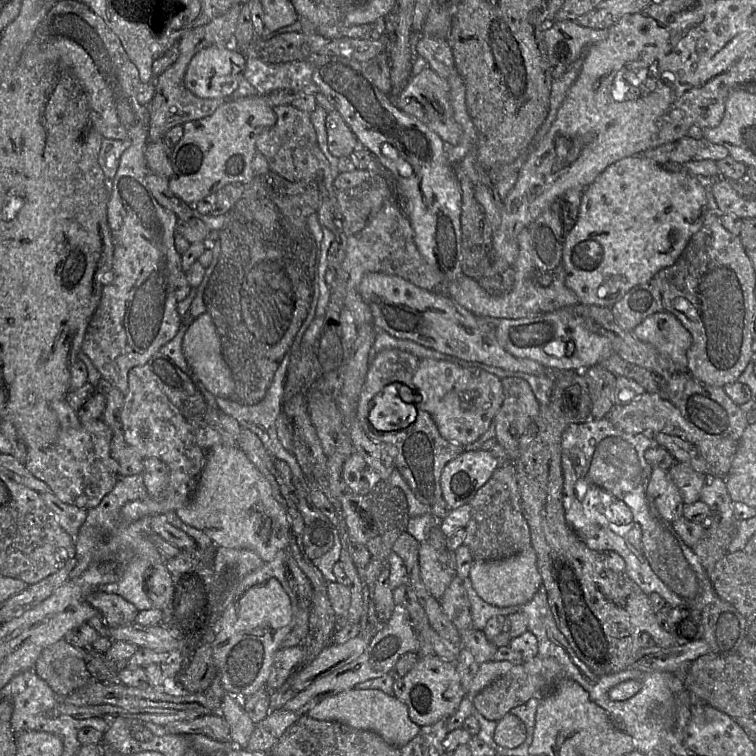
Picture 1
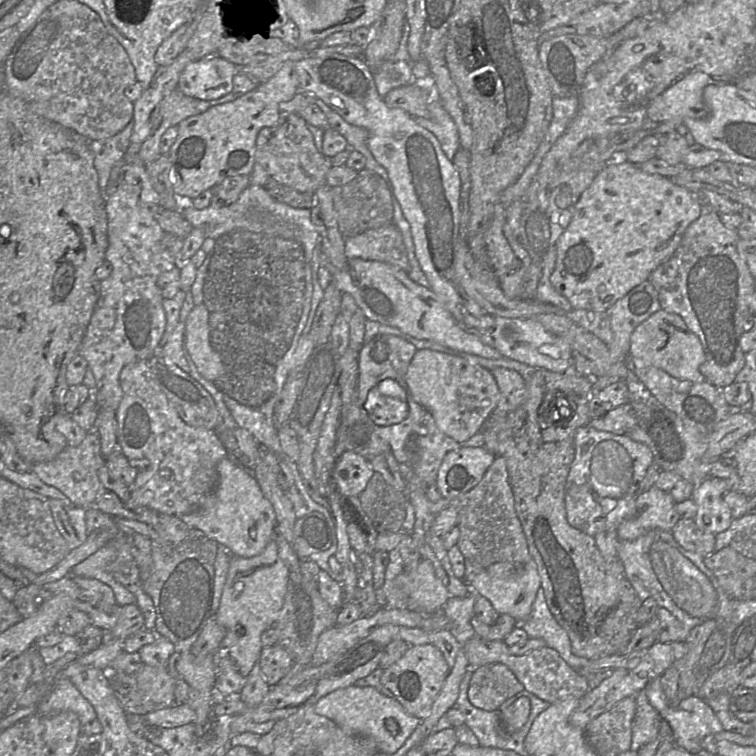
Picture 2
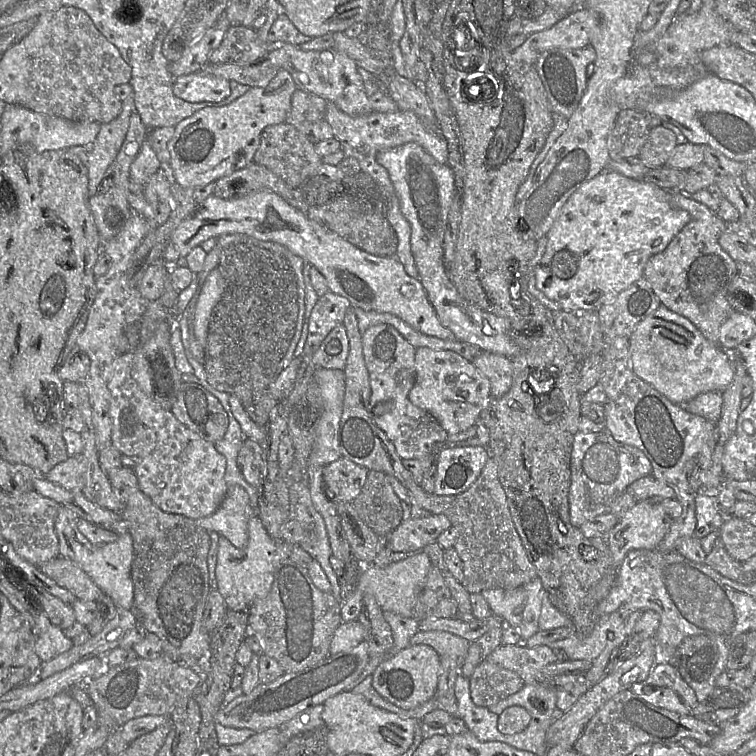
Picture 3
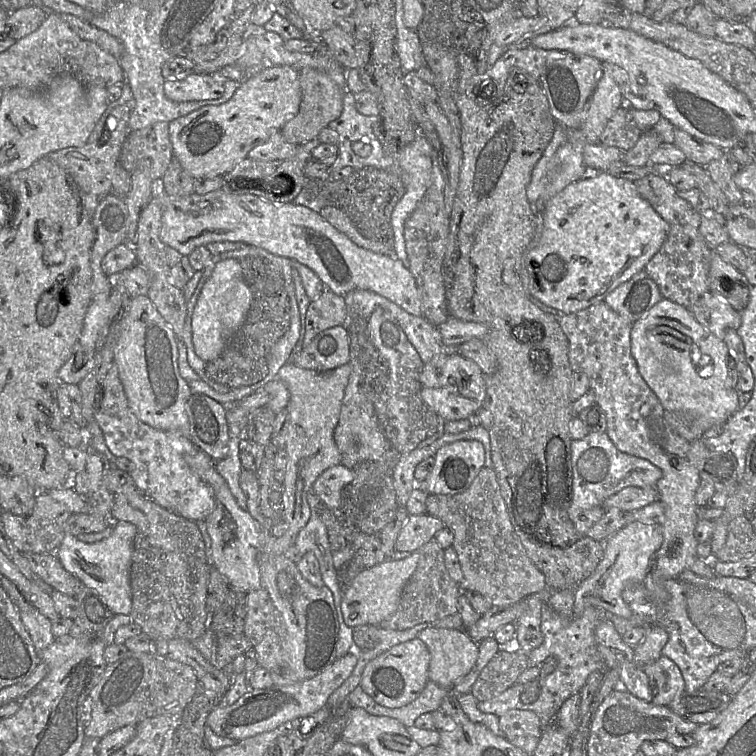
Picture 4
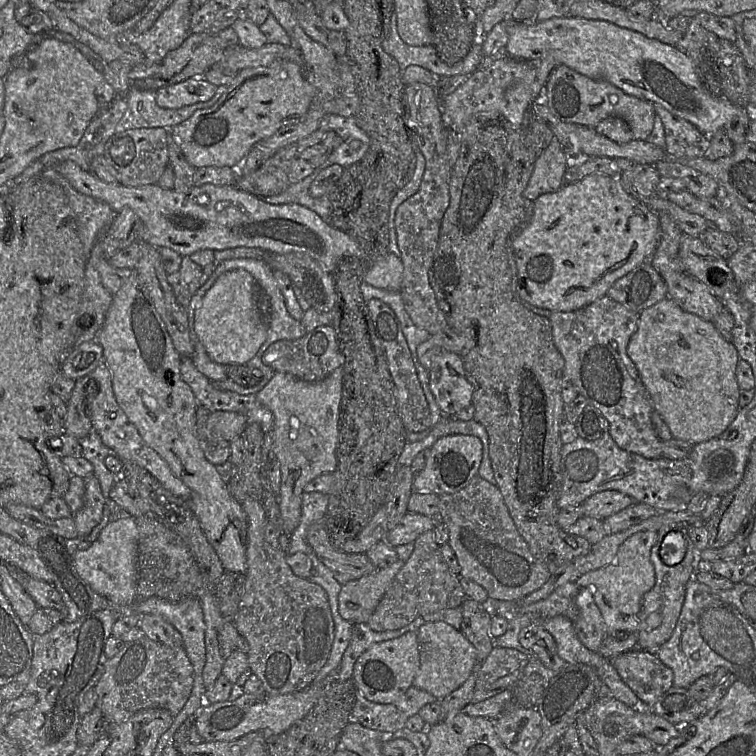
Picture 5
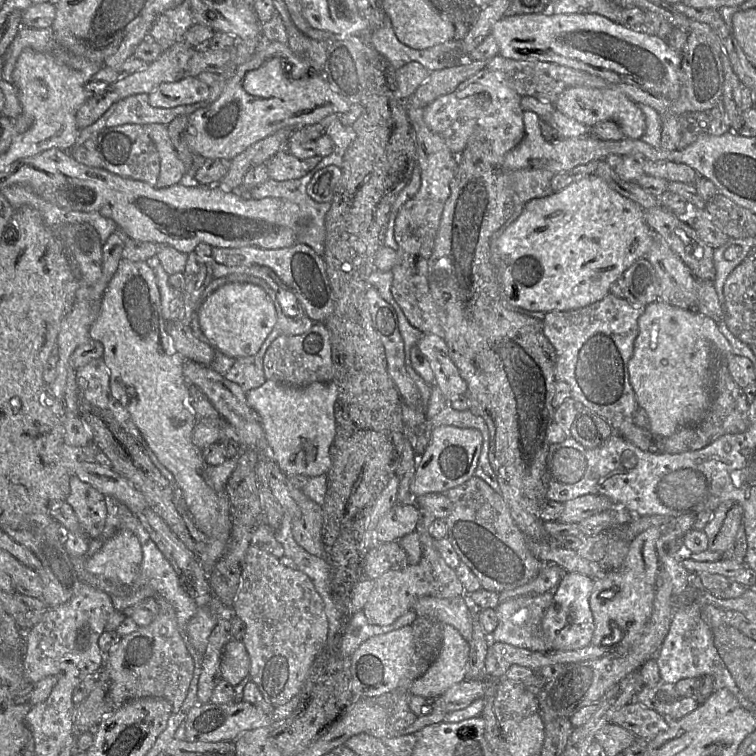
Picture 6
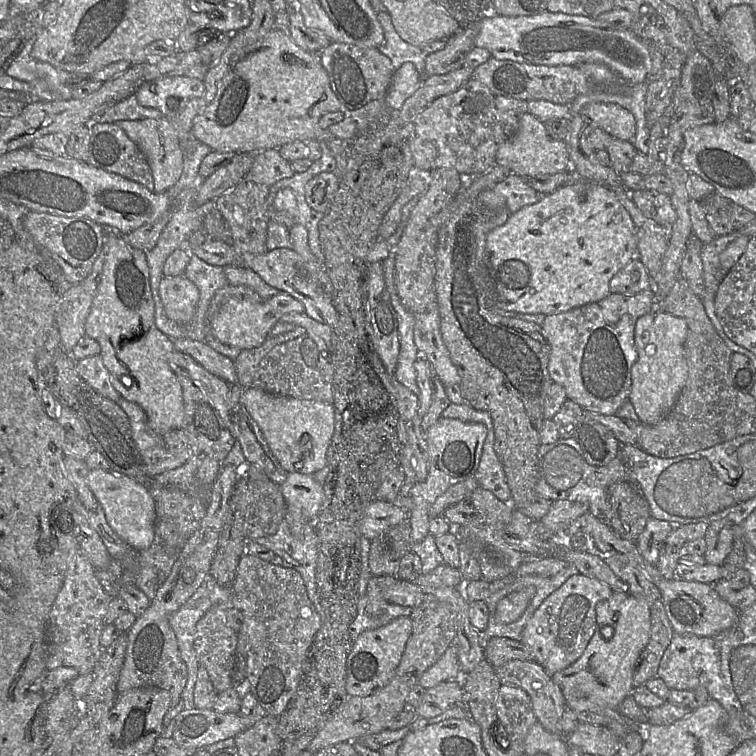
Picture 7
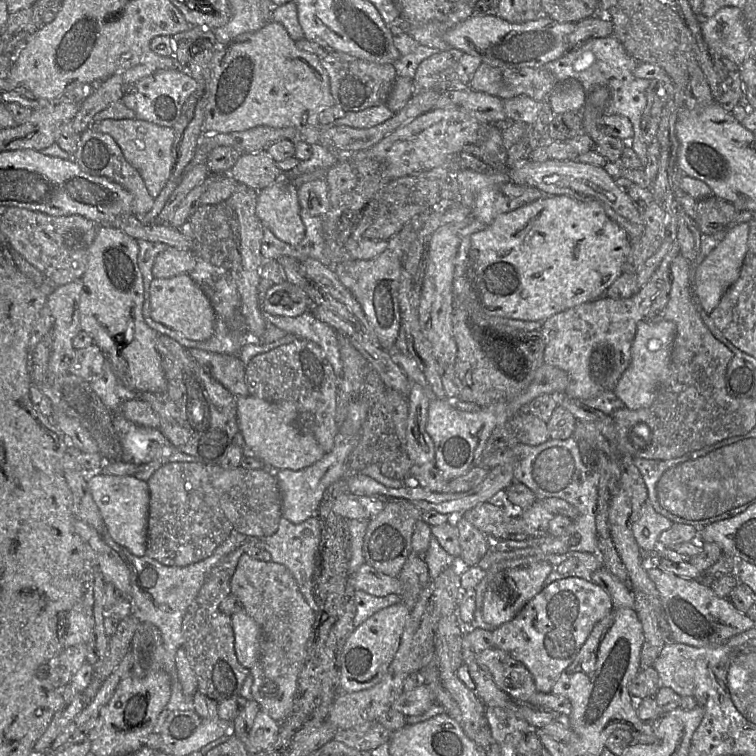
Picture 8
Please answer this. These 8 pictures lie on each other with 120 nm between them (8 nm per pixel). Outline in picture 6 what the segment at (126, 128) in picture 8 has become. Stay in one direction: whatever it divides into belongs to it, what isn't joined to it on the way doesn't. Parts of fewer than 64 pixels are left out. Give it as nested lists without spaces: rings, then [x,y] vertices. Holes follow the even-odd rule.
[[[152,123],[143,125],[154,142],[160,156],[160,173],[156,187],[165,188],[181,183],[186,173],[186,166],[180,160],[164,124]]]

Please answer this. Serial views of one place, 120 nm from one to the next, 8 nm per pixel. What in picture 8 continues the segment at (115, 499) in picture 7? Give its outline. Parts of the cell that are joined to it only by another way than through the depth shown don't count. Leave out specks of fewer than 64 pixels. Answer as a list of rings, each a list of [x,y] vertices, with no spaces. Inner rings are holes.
[[[102,473],[87,474],[87,482],[111,538],[133,555],[146,555],[147,524],[150,493],[147,482],[134,476],[114,476]]]

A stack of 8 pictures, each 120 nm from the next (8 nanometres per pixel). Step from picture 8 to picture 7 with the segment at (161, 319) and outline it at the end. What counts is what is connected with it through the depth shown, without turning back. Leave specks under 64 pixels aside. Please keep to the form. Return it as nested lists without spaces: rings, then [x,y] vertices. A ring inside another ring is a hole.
[[[183,275],[164,276],[159,296],[166,316],[180,325],[192,321],[200,294],[197,286]]]

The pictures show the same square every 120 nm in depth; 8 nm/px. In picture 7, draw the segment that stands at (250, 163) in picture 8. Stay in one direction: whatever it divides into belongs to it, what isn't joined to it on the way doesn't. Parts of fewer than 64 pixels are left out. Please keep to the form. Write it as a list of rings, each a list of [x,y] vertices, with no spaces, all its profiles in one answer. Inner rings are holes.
[[[276,148],[266,149],[256,154],[254,163],[245,177],[268,186],[295,174],[291,162],[284,159]]]

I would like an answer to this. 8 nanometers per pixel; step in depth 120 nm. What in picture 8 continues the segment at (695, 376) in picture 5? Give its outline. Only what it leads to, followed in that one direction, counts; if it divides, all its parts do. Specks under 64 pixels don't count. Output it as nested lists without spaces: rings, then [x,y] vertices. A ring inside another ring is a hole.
[[[642,320],[638,323],[636,331],[631,348],[630,365],[613,390],[625,407],[631,410],[647,408],[655,400],[661,383],[668,376],[677,328],[674,322],[668,320],[659,322]]]

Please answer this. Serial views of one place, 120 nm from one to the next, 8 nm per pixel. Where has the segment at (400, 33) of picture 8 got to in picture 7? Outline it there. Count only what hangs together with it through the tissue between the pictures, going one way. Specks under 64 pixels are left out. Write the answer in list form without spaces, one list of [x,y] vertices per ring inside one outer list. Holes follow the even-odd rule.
[[[386,11],[378,12],[377,18],[384,31],[384,41],[377,49],[391,60],[395,71],[404,63],[412,63],[418,73],[423,76],[427,56],[442,50],[446,40],[436,40],[415,46],[405,42],[398,35],[389,13]]]

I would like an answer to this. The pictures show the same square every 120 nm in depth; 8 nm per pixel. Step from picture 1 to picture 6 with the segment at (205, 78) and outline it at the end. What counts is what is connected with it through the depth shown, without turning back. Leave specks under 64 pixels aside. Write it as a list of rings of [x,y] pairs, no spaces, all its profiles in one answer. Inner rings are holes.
[[[183,77],[175,82],[164,82],[149,96],[149,104],[157,108],[175,108],[206,101],[210,96],[210,86],[198,77]]]

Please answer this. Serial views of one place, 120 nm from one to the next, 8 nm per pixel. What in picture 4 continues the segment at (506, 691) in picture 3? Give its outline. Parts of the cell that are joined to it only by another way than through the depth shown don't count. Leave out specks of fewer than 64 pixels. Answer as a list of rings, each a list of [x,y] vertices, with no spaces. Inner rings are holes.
[[[499,650],[479,673],[471,694],[478,702],[490,700],[513,686],[527,668],[524,652]]]

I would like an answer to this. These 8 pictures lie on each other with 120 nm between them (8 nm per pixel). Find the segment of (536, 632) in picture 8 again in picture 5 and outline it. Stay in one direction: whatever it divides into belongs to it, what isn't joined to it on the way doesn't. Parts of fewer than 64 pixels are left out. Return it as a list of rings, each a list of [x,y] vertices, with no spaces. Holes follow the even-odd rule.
[[[580,588],[575,603],[578,616],[572,621],[580,642],[589,650],[598,653],[599,647],[606,636],[606,625],[602,614],[594,601],[591,588]]]

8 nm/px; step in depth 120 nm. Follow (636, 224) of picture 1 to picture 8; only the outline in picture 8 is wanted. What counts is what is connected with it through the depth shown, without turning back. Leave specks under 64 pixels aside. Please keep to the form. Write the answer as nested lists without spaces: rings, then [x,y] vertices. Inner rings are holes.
[[[546,195],[511,212],[498,215],[484,230],[474,233],[471,236],[470,270],[473,271],[480,304],[487,314],[500,318],[544,322],[560,312],[601,297],[623,273],[622,266],[630,251],[630,237],[606,214],[601,202],[598,200],[581,202],[567,195]]]

